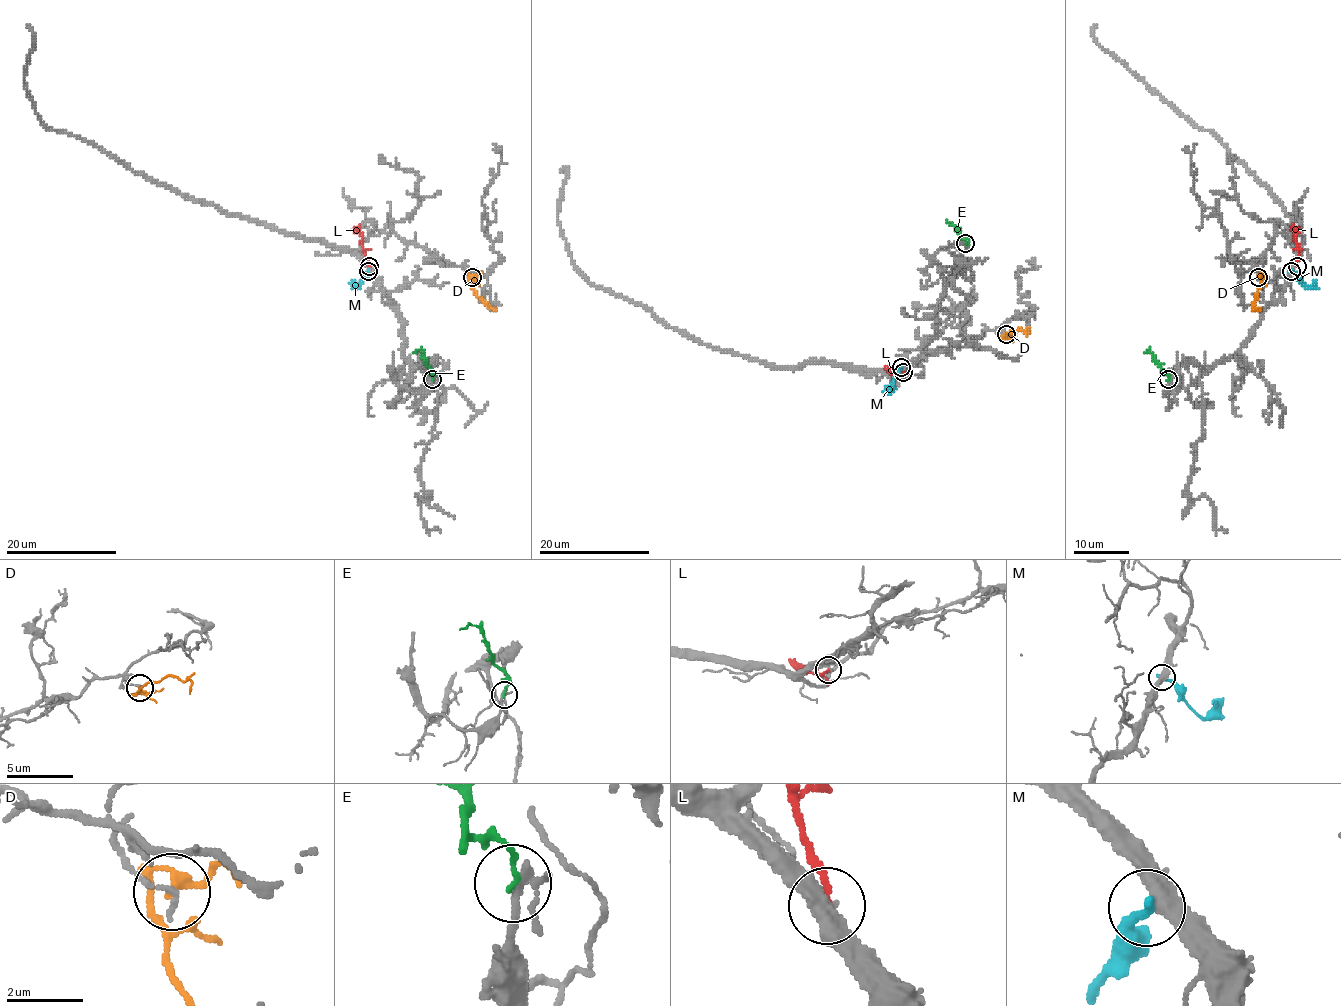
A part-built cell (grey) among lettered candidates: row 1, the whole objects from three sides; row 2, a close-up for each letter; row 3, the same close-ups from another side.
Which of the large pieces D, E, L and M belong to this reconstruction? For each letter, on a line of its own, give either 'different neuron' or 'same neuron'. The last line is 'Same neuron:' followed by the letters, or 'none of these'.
D: different neuron
E: different neuron
L: different neuron
M: different neuron
Same neuron: none of these

